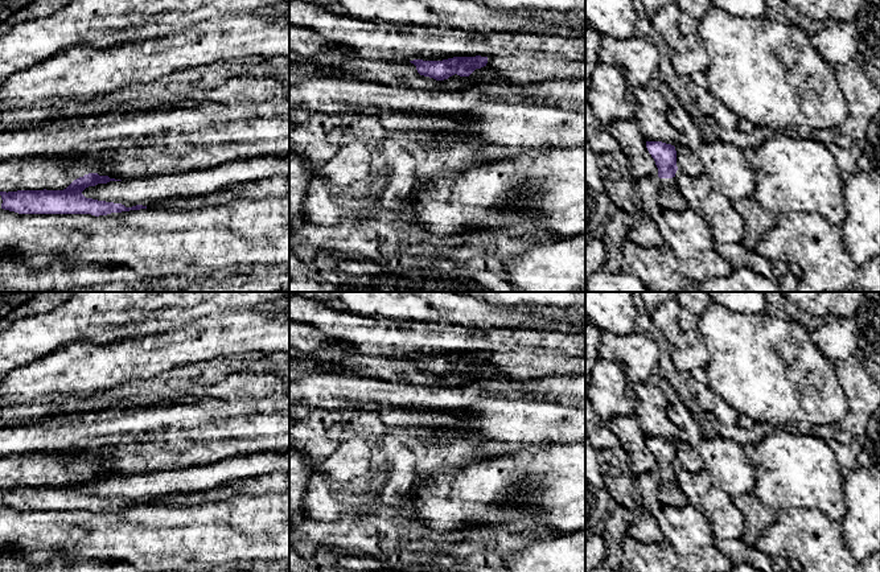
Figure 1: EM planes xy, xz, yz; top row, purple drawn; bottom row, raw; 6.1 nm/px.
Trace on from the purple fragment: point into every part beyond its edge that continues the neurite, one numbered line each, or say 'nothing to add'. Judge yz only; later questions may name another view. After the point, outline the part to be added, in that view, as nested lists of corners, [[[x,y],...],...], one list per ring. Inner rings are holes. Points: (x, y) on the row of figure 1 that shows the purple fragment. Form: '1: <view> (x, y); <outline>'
1: yz (670, 198); [[[675,177],[659,178],[659,201],[662,209],[683,211],[687,207],[686,201],[678,190]]]

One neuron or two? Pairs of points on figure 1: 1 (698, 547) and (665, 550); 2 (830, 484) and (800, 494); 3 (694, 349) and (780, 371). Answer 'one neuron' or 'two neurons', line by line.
1: two neurons
2: one neuron
3: two neurons

